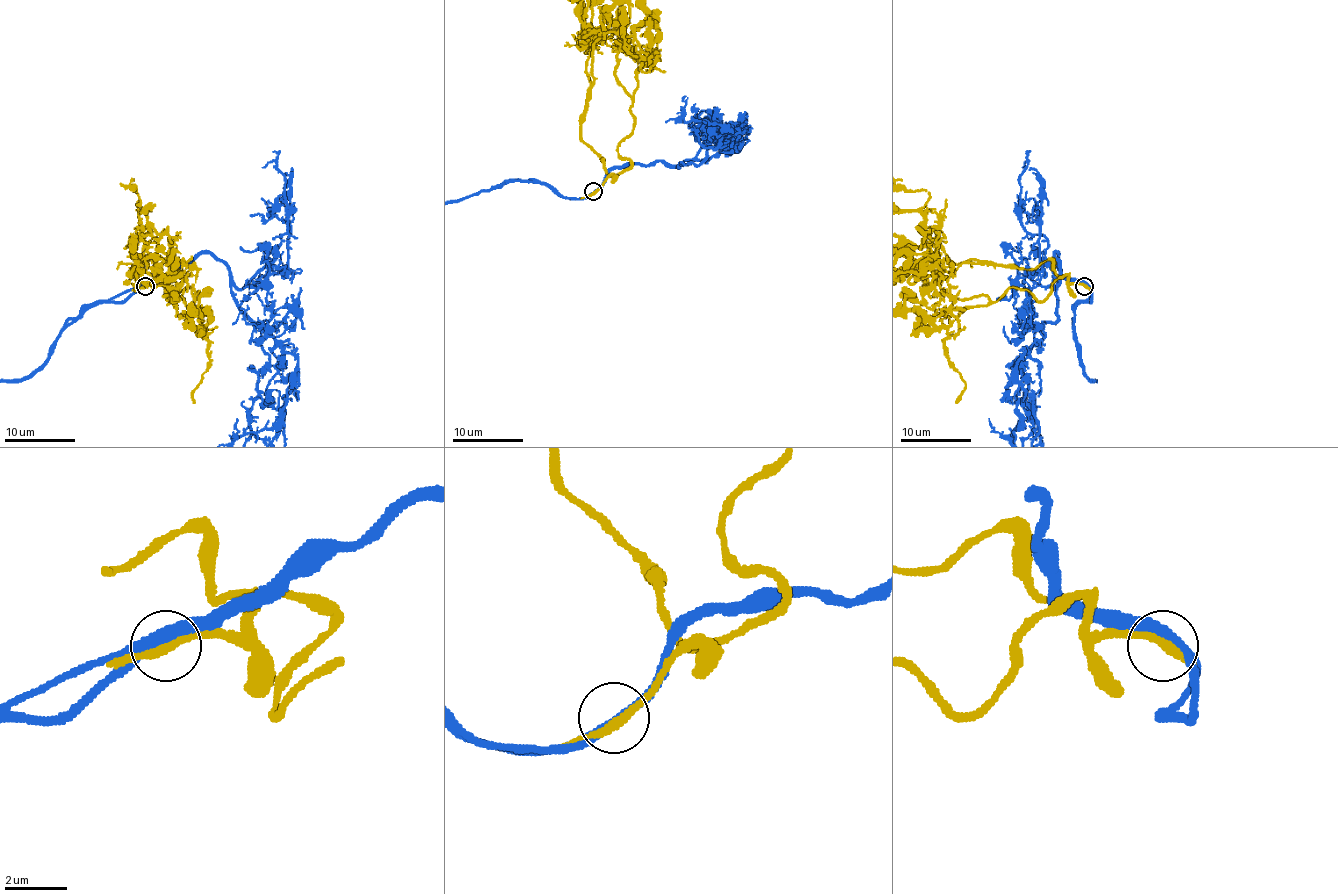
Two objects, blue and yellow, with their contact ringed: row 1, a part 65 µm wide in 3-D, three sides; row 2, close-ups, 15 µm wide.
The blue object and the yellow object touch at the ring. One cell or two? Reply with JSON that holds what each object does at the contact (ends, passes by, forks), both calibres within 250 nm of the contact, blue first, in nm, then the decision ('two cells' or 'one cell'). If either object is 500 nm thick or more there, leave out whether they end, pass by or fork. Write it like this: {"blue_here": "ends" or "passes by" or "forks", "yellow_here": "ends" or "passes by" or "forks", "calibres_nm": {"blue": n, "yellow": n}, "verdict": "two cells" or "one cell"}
{"blue_here": "passes by", "yellow_here": "passes by", "calibres_nm": {"blue": 320, "yellow": 260}, "verdict": "two cells"}

